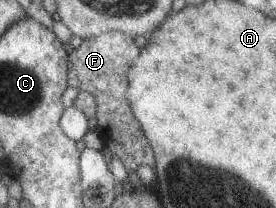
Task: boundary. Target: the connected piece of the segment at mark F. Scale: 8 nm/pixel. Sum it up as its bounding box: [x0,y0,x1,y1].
[67,31,155,171]

